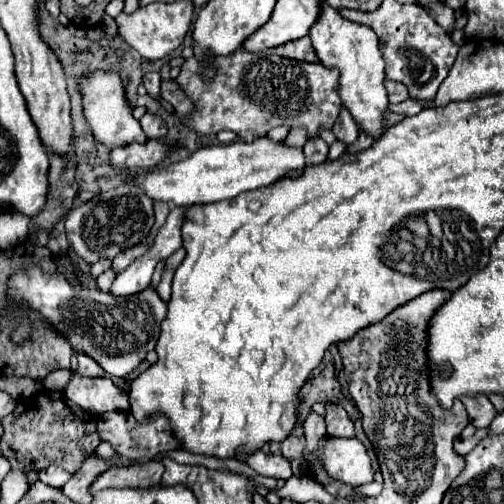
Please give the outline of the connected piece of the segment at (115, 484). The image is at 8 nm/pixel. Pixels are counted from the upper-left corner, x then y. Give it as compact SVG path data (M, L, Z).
M160 460L110 468L96 478L92 492L104 488L154 488L160 484L162 474L164 474L164 466Z

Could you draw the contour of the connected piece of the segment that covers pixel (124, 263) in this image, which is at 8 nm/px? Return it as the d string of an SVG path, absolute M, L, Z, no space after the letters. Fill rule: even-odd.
M144 244L134 246L134 248L130 248L130 250L124 250L122 254L118 254L118 256L112 260L112 270L114 270L116 274L120 274L120 272L126 270L136 258L140 258L144 252L146 252L146 246L144 246Z

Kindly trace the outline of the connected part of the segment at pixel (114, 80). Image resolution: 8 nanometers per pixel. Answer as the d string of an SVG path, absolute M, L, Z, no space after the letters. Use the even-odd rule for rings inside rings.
M92 72L80 78L80 92L84 96L84 116L94 130L96 140L106 144L108 148L124 146L130 142L146 142L139 121L132 116L133 108L128 106L122 90L122 82L118 74L112 72ZM118 114L118 116L116 116ZM136 124L136 126L134 126Z

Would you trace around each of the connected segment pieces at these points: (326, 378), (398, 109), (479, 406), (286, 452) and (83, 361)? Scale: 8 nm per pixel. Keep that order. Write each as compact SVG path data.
M324 368L324 372L310 380L308 382L308 392L300 396L302 398L302 404L298 408L298 418L302 418L304 414L308 414L308 410L312 408L312 404L316 400L320 402L338 402L340 406L344 406L344 410L350 414L352 420L358 420L360 418L360 412L358 408L352 404L352 400L348 400L342 392L340 392L340 386L338 386L338 380L334 378L334 370L330 368Z
M406 100L402 104L392 104L390 110L396 114L402 114L402 116L412 116L412 114L418 114L422 110L422 104L414 102L414 100Z
M478 396L478 398L462 398L460 400L464 406L466 406L466 412L470 416L470 424L474 428L484 428L484 426L490 426L490 422L494 420L496 416L496 410L494 406L488 402L486 396Z
M294 430L294 434L290 434L290 438L282 440L282 456L286 460L296 460L296 458L302 458L302 452L304 452L304 434L302 430Z
M78 354L78 372L86 372L86 374L100 374L100 376L108 376L100 366L98 362L90 360L88 354Z

